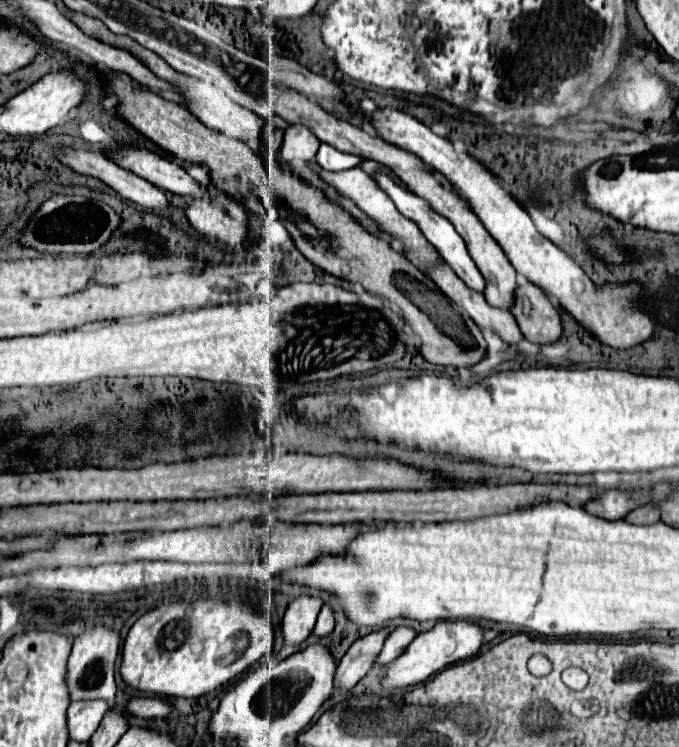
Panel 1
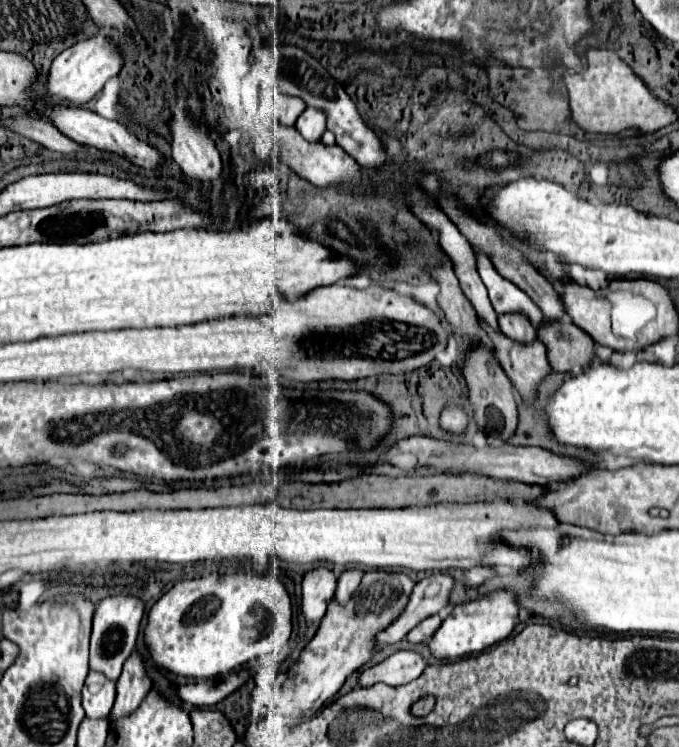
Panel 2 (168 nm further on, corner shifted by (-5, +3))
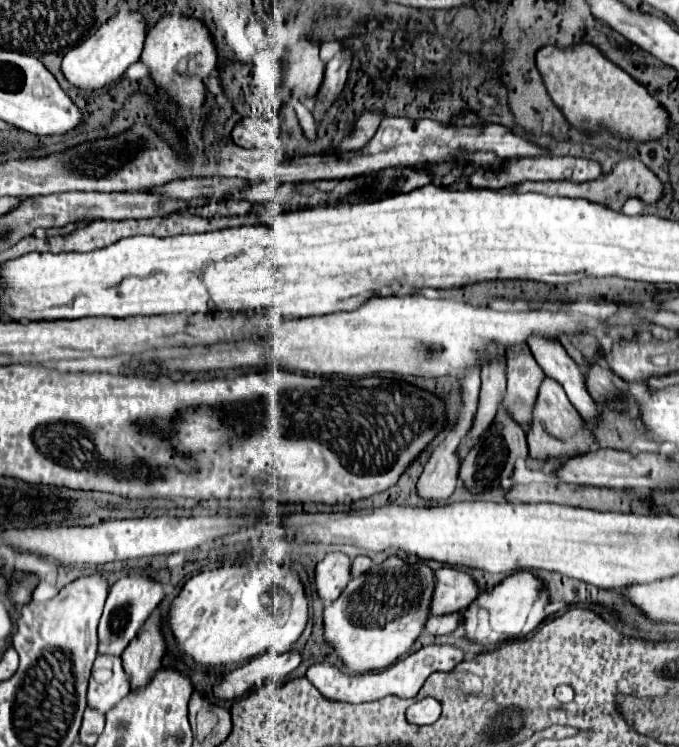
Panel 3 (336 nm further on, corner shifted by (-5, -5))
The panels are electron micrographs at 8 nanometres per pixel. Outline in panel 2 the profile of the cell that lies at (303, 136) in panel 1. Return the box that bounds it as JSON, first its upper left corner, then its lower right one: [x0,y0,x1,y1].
[295,106,327,140]

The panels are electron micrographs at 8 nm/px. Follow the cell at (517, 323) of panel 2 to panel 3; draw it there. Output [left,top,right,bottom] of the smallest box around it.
[503,346,543,426]

